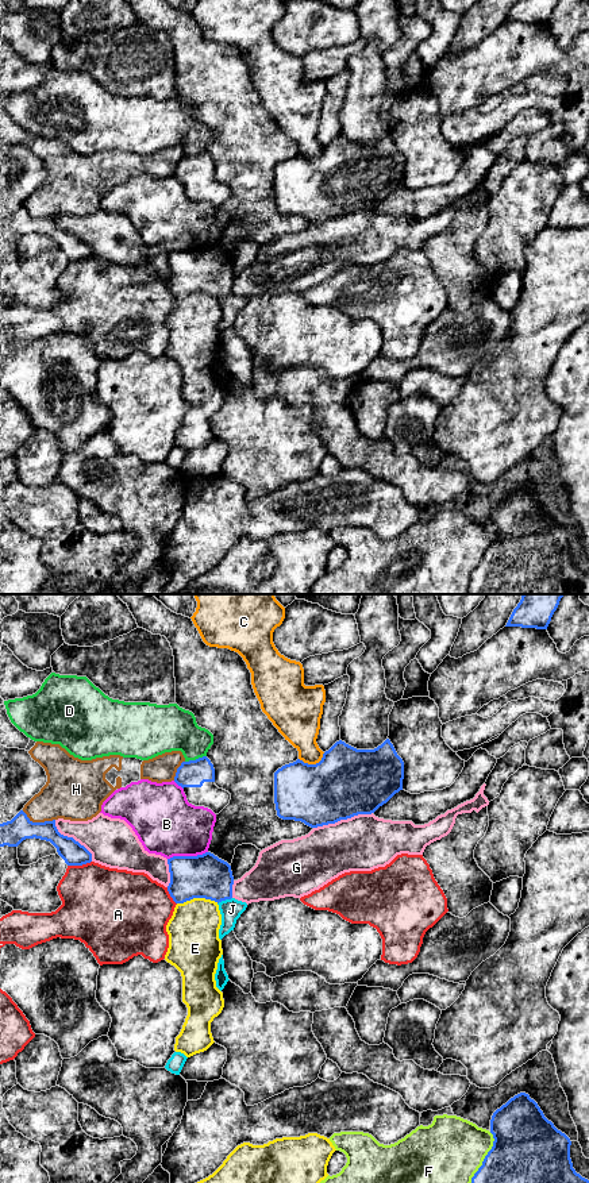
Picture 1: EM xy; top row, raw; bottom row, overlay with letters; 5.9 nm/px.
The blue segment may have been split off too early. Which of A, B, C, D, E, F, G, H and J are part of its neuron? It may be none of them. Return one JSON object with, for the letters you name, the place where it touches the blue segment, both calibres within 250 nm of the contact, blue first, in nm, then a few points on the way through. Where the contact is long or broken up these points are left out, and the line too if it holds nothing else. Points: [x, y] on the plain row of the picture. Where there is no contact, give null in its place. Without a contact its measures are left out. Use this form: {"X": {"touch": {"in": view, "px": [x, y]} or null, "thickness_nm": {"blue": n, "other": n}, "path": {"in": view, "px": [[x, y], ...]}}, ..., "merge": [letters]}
{"J": {"touch": {"in": "xy", "px": [224, 295]}, "thickness_nm": {"blue": 260, "other": 130}, "path": {"in": "xy", "px": [[206, 270], [220, 285], [224, 295], [231, 304]]}}, "merge": ["J"]}

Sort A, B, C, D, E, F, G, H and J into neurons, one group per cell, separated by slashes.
A / B / C / D / E / F / G / H / J

